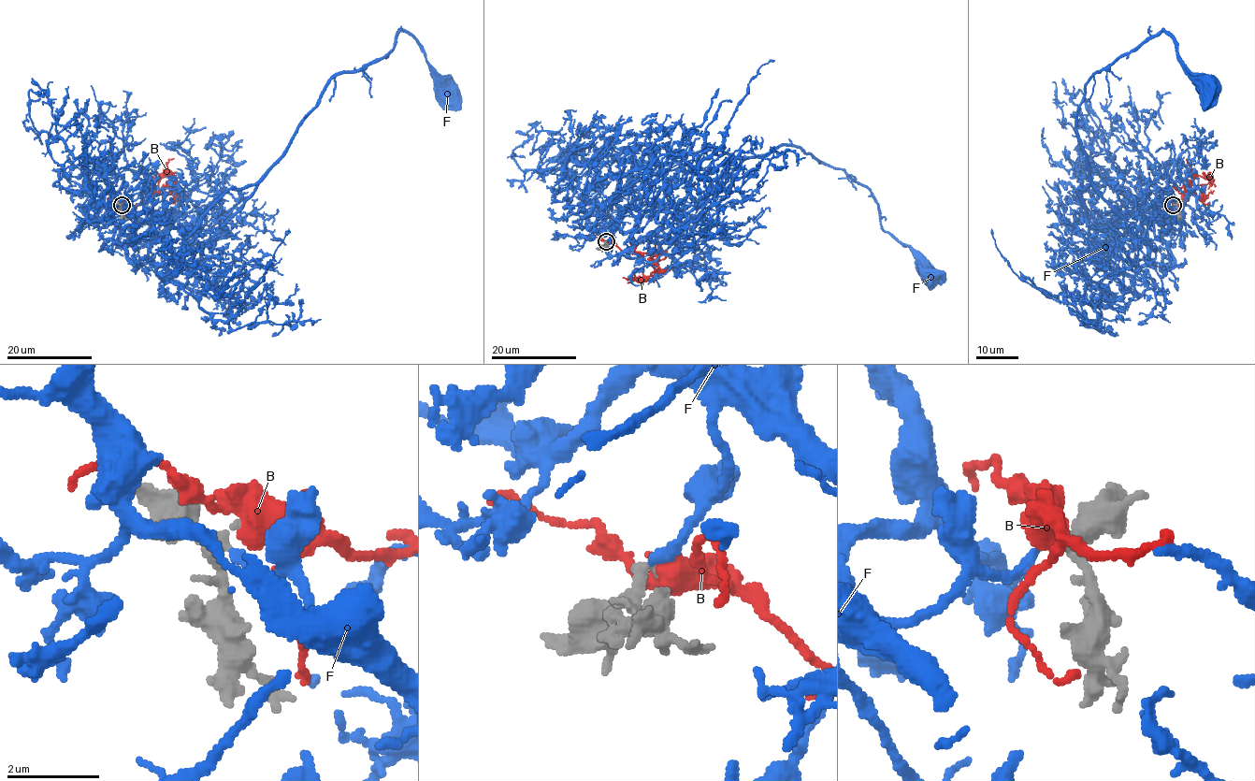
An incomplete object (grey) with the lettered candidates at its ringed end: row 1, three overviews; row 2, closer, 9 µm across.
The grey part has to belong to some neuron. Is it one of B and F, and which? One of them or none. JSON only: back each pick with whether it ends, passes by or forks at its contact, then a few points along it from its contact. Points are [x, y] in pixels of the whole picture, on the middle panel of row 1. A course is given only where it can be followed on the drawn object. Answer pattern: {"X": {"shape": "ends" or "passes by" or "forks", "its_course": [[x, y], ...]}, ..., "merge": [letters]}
{"F": {"shape": "ends", "its_course": [[606, 241], [648, 210], [689, 213], [746, 159], [796, 145], [865, 186], [881, 226], [928, 276]]}, "merge": ["F"]}

